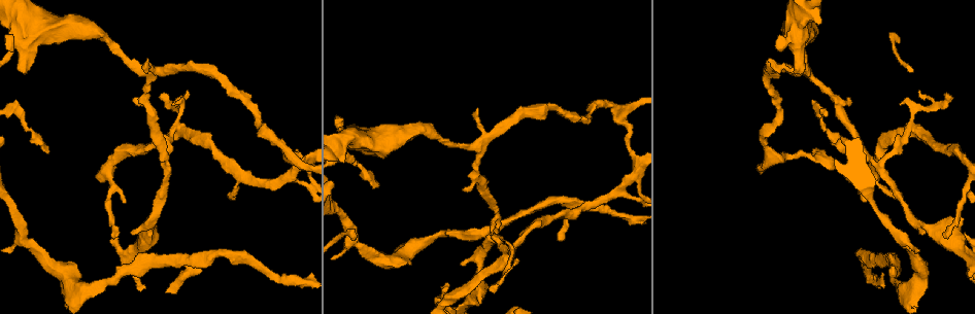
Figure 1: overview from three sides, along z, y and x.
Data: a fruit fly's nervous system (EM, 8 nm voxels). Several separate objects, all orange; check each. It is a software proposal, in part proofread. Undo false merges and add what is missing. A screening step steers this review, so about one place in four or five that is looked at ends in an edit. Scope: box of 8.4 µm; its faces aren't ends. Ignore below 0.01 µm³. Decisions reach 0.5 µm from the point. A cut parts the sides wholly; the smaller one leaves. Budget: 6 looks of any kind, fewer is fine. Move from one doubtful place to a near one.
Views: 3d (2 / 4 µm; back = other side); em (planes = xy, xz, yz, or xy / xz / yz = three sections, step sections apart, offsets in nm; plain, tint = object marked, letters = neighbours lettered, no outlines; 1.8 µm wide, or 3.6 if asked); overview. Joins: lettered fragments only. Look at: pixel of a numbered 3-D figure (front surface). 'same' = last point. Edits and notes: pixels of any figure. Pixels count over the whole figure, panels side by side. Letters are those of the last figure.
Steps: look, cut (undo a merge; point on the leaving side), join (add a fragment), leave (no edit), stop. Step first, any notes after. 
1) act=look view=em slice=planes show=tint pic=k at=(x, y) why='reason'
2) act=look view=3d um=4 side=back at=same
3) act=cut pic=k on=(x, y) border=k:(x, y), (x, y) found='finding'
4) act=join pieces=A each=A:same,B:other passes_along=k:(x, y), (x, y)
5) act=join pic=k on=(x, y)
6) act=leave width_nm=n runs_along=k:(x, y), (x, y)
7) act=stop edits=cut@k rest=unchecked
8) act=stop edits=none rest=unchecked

act=look view=3d um=2 pic=1 at=(506, 250) why='four or more arms meet'

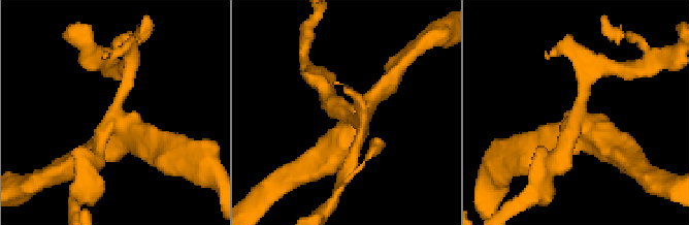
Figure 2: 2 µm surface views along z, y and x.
act=look view=em slice=xy step=8 show=tint pic=2 at=(347, 118)

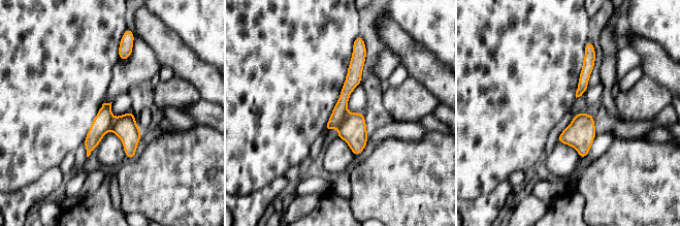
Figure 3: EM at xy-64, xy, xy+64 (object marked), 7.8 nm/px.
act=look view=em slice=xy step=8 show=letters at=same

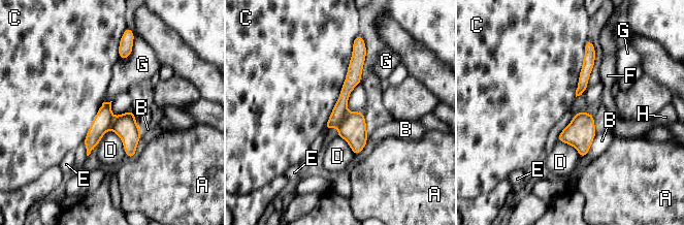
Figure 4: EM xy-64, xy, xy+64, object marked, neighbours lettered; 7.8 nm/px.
act=cut pic=4 on=(353, 129) width_nm=180 each=A:other,B:other,C:other,D:other,E:other,F:other,G:other,H:other border=4:(347, 111), (337, 126) found='two neurons meet here'

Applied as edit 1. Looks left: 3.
act=look view=em um=3.6 slice=planes show=letters pic=1 at=(347, 160) why='abrupt turn'

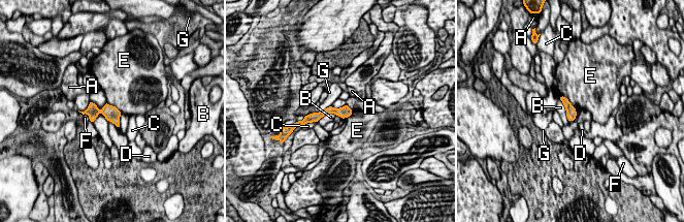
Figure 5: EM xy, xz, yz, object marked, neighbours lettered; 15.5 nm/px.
act=leave width_nm=160 each=A:other,B:other,C:other,D:other,E:other,F:other,G:other runs_along=5:(349, 112), (326, 110), (312, 119) found='one neuron here'

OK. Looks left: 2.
act=stop edits=cut@4 rest=unchecked

